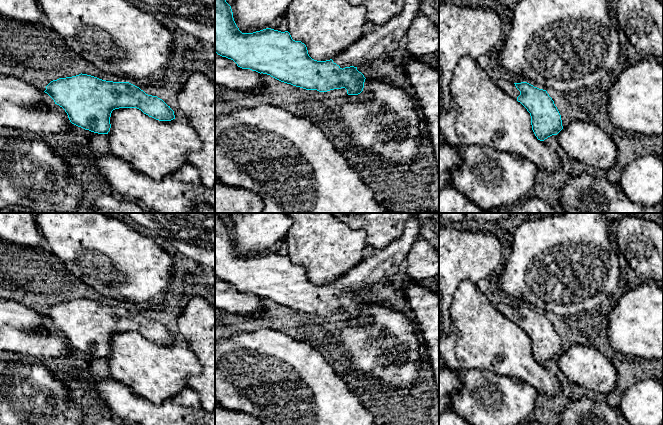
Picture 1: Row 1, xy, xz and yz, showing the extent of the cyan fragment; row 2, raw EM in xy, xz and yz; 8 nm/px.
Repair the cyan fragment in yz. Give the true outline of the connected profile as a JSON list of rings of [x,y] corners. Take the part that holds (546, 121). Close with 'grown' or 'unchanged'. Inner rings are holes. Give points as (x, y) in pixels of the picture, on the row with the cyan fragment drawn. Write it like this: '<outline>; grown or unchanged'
[[[499,79],[496,84],[530,113],[532,130],[538,140],[544,141],[563,129],[561,115],[546,90],[527,82],[513,83],[505,79]]]; grown

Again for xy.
[[[81,73],[53,80],[45,88],[44,92],[65,110],[72,124],[98,134],[108,134],[111,128],[111,113],[119,108],[137,108],[159,121],[175,119],[174,111],[162,99],[146,94],[129,82],[106,81]]]; unchanged

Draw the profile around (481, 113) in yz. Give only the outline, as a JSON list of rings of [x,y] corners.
[[[468,55],[462,57],[455,65],[450,91],[451,108],[439,113],[439,130],[443,142],[453,147],[490,146],[497,151],[520,155],[533,162],[537,168],[550,173],[563,172],[563,162],[559,156],[535,136],[530,113],[517,99],[505,93],[491,80],[480,67],[480,61]]]

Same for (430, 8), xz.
[[[419,0],[419,11],[439,30],[439,0]]]

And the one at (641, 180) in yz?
[[[647,154],[631,161],[624,169],[619,186],[634,203],[657,206],[663,202],[663,158]]]

